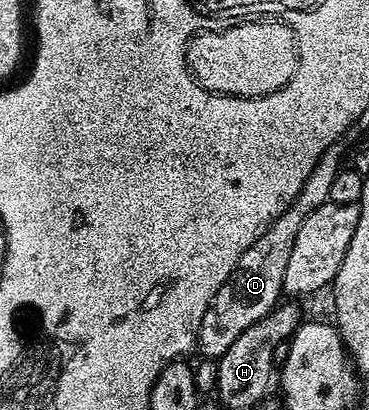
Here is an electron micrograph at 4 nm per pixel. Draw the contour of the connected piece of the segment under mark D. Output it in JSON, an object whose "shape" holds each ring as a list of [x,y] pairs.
{"shape":[[[343,146],[328,147],[326,153],[314,165],[310,177],[302,185],[298,197],[286,208],[277,219],[269,225],[268,230],[262,233],[254,244],[246,249],[239,258],[238,265],[219,289],[207,307],[206,317],[202,317],[200,331],[196,335],[196,347],[199,354],[206,359],[219,360],[262,317],[268,315],[273,307],[281,302],[284,290],[284,278],[286,277],[286,265],[290,265],[290,252],[294,249],[294,237],[298,237],[298,229],[302,229],[302,221],[314,213],[330,200],[330,185],[334,177],[342,170],[340,158],[343,157]]]}

